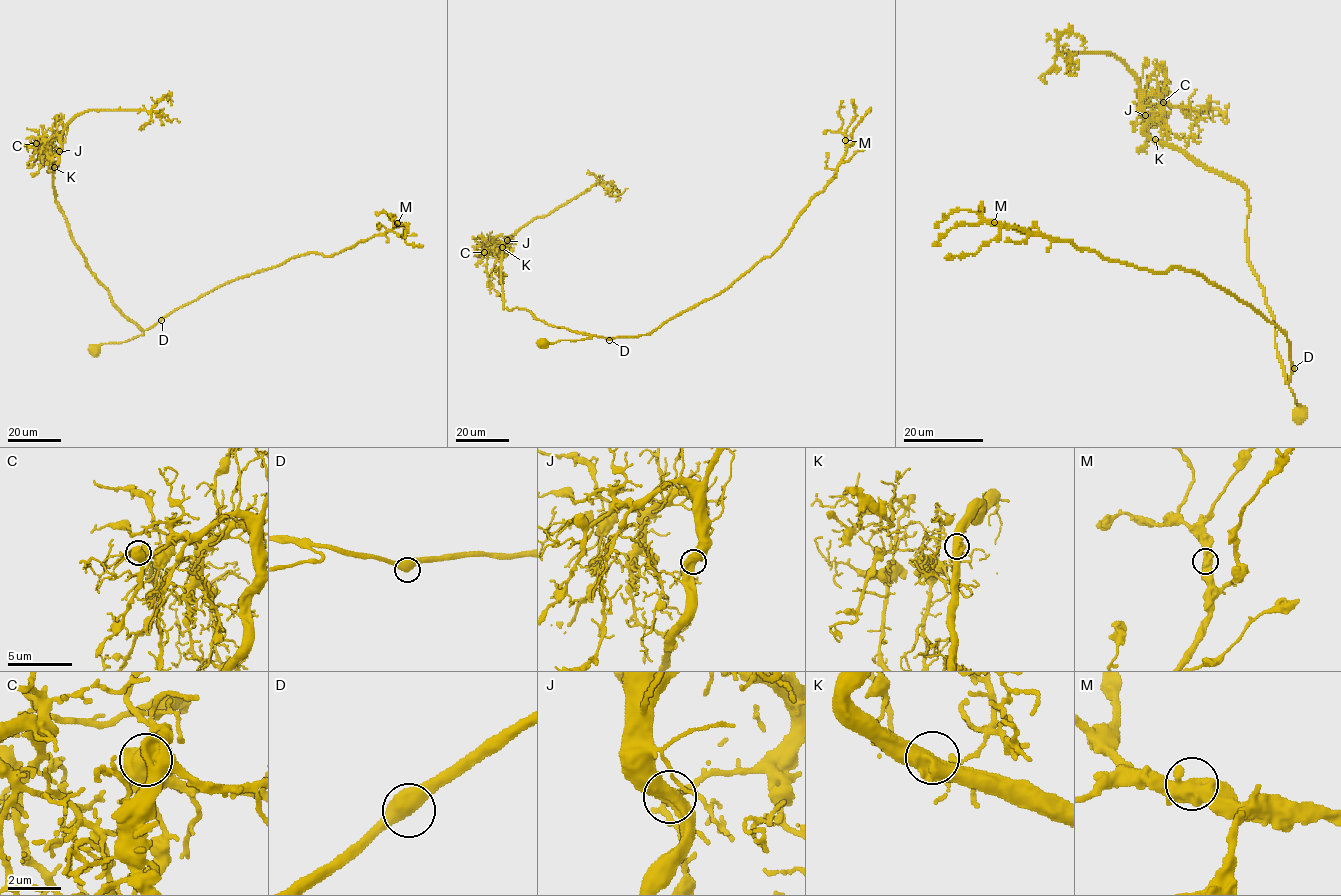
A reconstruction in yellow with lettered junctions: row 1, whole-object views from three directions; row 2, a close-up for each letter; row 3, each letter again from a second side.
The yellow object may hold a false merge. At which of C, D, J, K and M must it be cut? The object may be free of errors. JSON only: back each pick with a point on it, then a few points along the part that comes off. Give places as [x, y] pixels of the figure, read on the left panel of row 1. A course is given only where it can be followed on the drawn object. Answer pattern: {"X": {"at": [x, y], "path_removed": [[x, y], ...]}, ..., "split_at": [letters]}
{"split_at": []}

